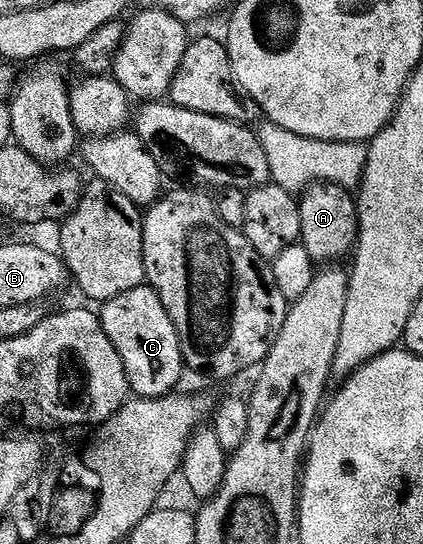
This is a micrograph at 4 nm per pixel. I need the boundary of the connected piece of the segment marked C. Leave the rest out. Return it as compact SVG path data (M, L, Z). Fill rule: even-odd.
M150 286L135 287L116 291L119 293L104 306L103 329L109 334L109 342L113 342L117 354L121 354L128 389L139 398L165 396L178 389L175 387L185 373L177 330L159 295Z

